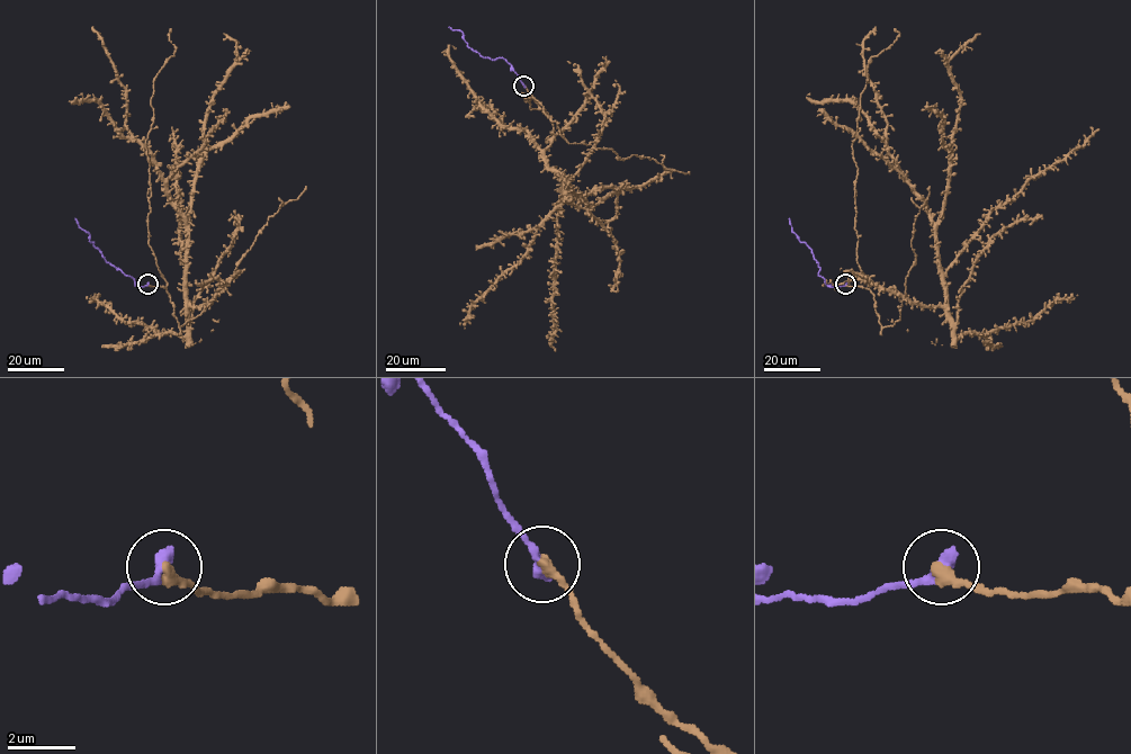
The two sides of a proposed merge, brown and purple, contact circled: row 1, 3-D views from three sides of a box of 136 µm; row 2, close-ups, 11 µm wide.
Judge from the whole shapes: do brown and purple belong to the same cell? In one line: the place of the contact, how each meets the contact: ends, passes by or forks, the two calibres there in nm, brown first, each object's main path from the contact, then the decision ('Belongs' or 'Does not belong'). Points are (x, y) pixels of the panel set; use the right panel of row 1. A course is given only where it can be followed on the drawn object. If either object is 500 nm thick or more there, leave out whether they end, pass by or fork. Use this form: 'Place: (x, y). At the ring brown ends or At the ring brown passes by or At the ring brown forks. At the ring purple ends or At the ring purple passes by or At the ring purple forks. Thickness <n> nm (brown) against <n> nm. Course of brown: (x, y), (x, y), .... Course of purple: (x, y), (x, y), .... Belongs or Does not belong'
Place: (845, 284). At the ring brown ends. At the ring purple ends. Thickness 360 nm (brown) against 400 nm. Course of brown: (845, 284), (868, 288), (883, 326), (899, 297), (944, 304), (936, 227), (868, 77), (874, 34). Course of purple: (845, 284), (833, 287), (825, 283), (818, 275), (819, 267), (811, 251), (792, 232), (789, 218). Belongs

